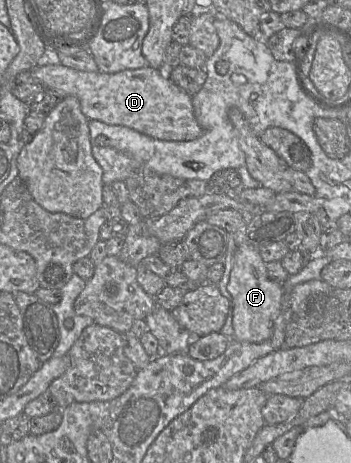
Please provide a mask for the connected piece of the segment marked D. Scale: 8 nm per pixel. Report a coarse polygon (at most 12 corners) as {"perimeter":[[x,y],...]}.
{"perimeter":[[164,69],[31,72],[88,120],[166,141],[203,132]]}

